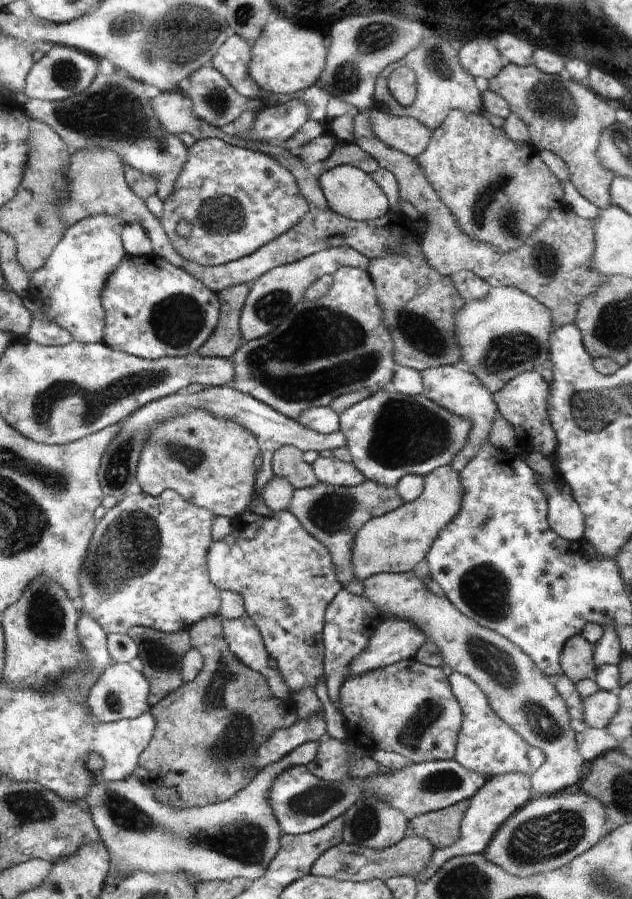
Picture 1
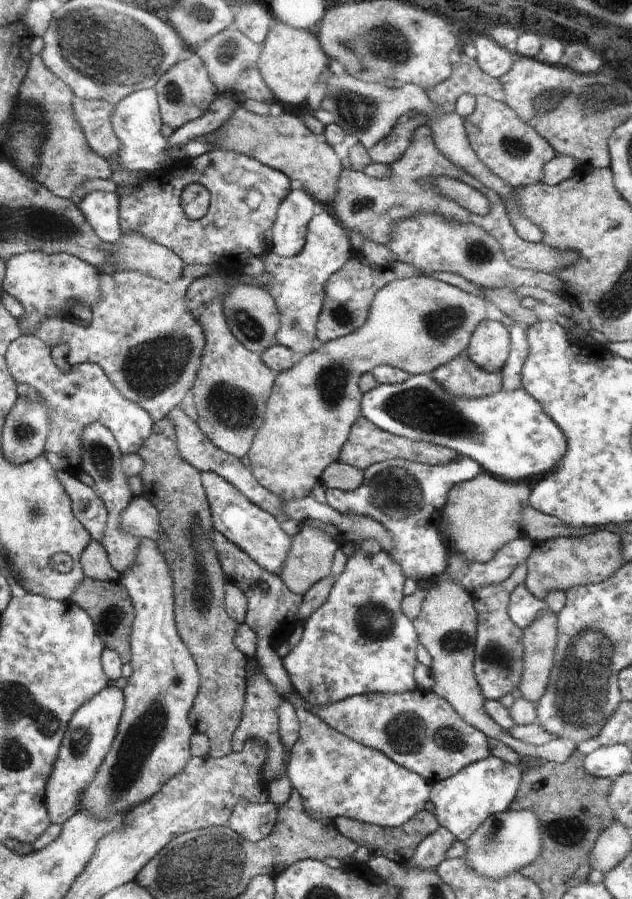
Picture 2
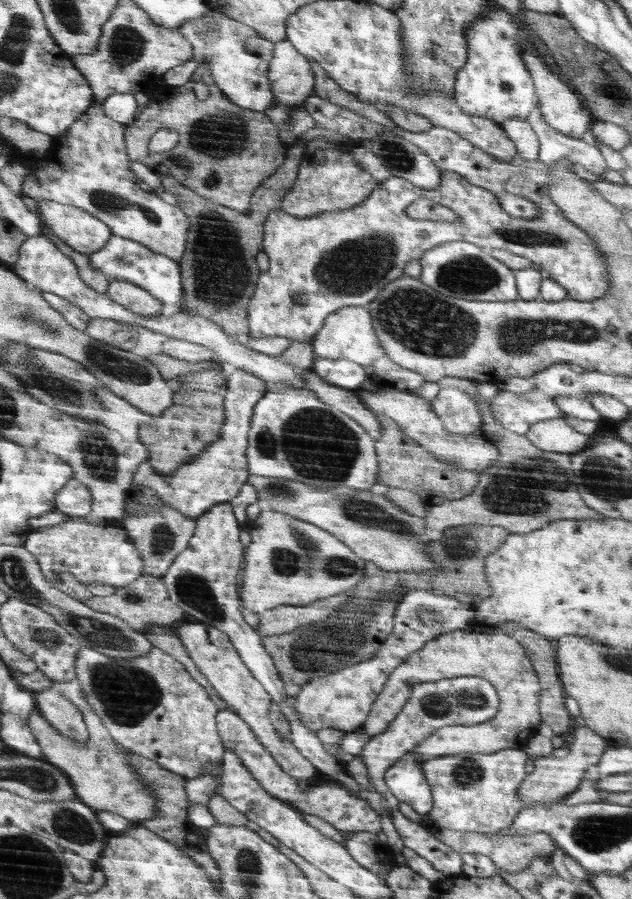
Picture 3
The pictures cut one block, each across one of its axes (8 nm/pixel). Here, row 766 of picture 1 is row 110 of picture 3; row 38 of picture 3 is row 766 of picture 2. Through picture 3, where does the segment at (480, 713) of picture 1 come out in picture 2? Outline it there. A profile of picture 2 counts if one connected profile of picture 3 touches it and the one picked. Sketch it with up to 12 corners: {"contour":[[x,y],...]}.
{"contour":[[490,754],[434,783],[439,826],[465,843],[518,792],[518,764]]}

